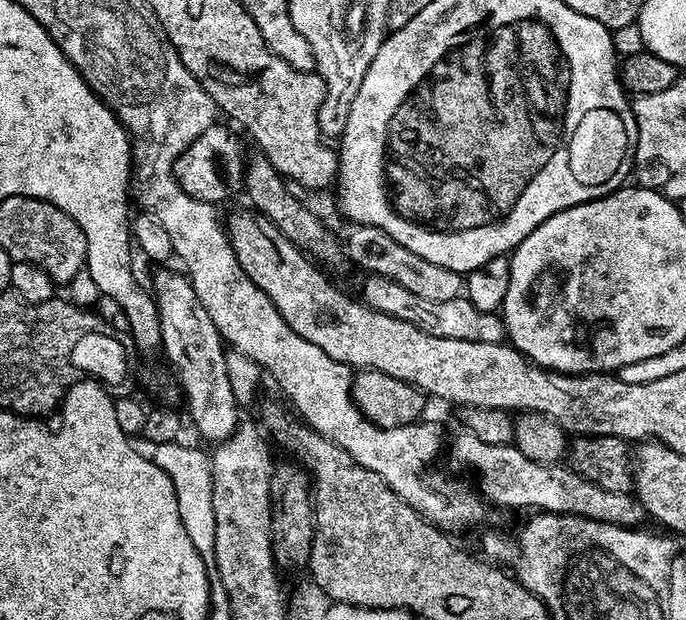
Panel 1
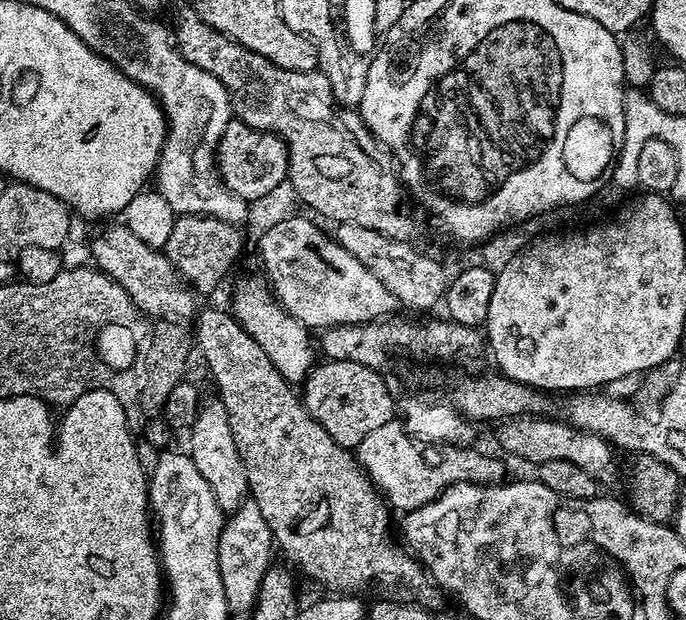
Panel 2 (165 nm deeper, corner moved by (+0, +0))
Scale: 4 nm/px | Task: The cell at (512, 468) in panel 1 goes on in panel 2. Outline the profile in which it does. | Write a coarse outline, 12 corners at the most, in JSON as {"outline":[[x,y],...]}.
{"outline":[[403,423],[354,450],[393,509],[413,512],[455,484],[499,484],[476,446],[423,444]]}

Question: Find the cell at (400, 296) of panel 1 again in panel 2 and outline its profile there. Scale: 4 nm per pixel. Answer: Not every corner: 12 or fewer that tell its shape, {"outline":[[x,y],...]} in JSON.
{"outline":[[304,216],[260,236],[276,303],[309,330],[398,301]]}

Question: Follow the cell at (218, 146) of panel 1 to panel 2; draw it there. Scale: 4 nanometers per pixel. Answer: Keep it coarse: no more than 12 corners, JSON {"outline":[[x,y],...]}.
{"outline":[[233,118],[215,169],[245,202],[288,179],[281,136]]}

